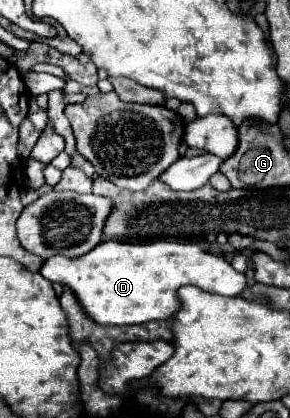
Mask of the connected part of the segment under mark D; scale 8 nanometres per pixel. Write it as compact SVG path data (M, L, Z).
M114 239L102 241L92 251L76 259L54 255L44 261L38 273L46 277L48 281L68 287L78 299L78 303L82 305L84 313L98 325L138 325L146 321L170 319L178 311L180 303L176 297L176 291L182 285L194 285L206 293L228 295L228 297L242 293L242 289L246 287L246 277L234 271L230 261L226 261L222 255L212 255L194 243L178 243L178 241L166 239L157 239L147 243L122 243Z

